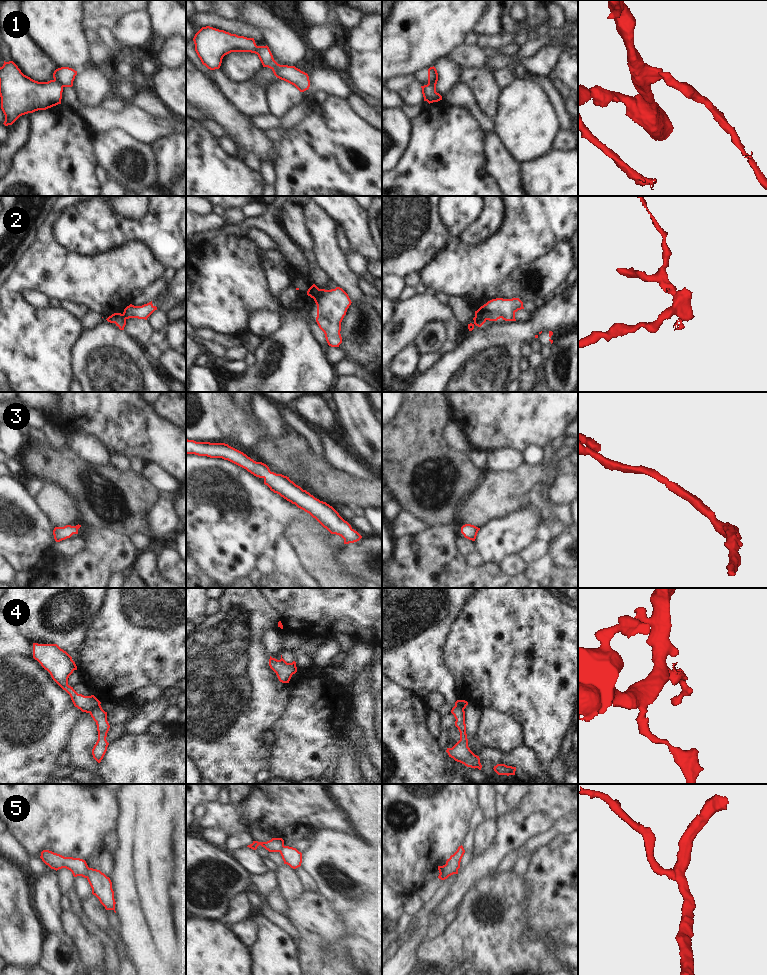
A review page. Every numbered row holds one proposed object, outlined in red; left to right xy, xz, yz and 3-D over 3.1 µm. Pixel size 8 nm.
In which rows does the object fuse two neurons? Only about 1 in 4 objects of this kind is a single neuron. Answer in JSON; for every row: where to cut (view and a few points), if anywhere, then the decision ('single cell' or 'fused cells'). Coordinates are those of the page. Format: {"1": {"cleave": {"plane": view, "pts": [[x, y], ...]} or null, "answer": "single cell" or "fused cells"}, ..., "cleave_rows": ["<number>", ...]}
{"1": {"cleave": {"plane": "xy", "pts": [[54, 79], [62, 87]]}, "answer": "fused cells"}, "2": {"cleave": {"plane": "xz", "pts": [[321, 289], [313, 298]]}, "answer": "fused cells"}, "3": {"cleave": null, "answer": "single cell"}, "4": {"cleave": {"plane": "xy", "pts": [[99, 704], [89, 712]]}, "answer": "fused cells"}, "5": {"cleave": {"plane": "yz", "pts": [[446, 864], [442, 879]]}, "answer": "fused cells"}, "cleave_rows": ["1", "2", "4", "5"]}

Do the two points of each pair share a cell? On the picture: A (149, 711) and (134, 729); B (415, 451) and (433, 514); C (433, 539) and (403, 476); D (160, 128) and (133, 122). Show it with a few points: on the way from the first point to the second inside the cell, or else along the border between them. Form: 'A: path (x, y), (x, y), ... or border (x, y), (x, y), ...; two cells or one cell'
A: path (148, 715), (138, 725); one cell
B: path (415, 468), (409, 484), (417, 503); one cell
C: border (451, 524), (435, 525), (428, 528); two cells
D: path (153, 128), (144, 128), (140, 125); one cell

